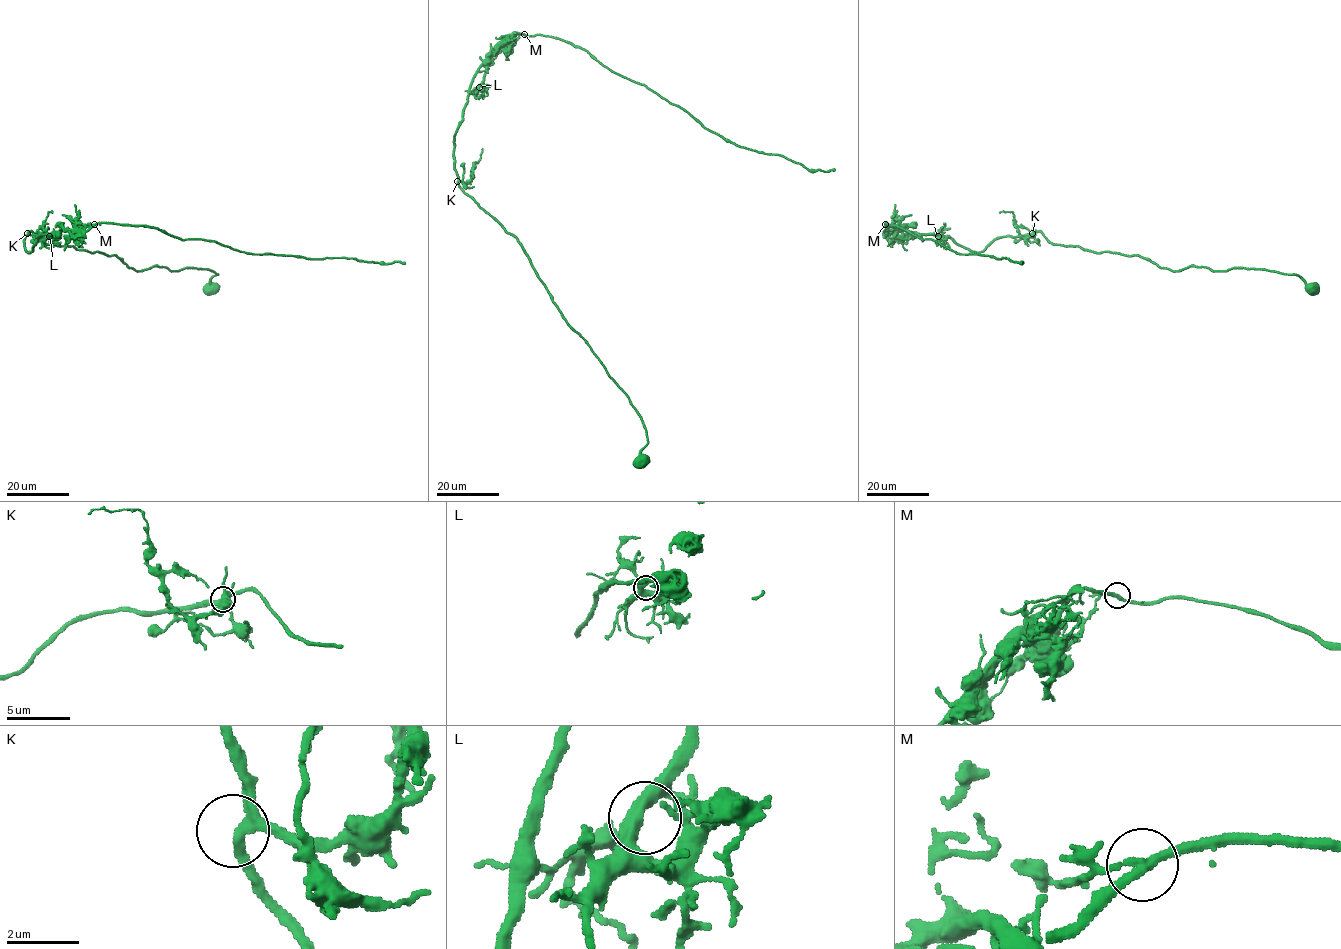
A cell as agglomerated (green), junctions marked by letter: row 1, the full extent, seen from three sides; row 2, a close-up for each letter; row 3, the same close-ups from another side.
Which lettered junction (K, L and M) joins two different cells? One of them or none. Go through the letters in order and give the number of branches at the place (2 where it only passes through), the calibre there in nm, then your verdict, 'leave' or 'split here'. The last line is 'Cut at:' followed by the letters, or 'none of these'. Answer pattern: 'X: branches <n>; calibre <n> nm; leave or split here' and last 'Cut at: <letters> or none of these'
K: branches 3; calibre 240 nm; leave
L: branches 3; calibre 400 nm; leave
M: branches 3; calibre 240 nm; leave
Cut at: none of these

